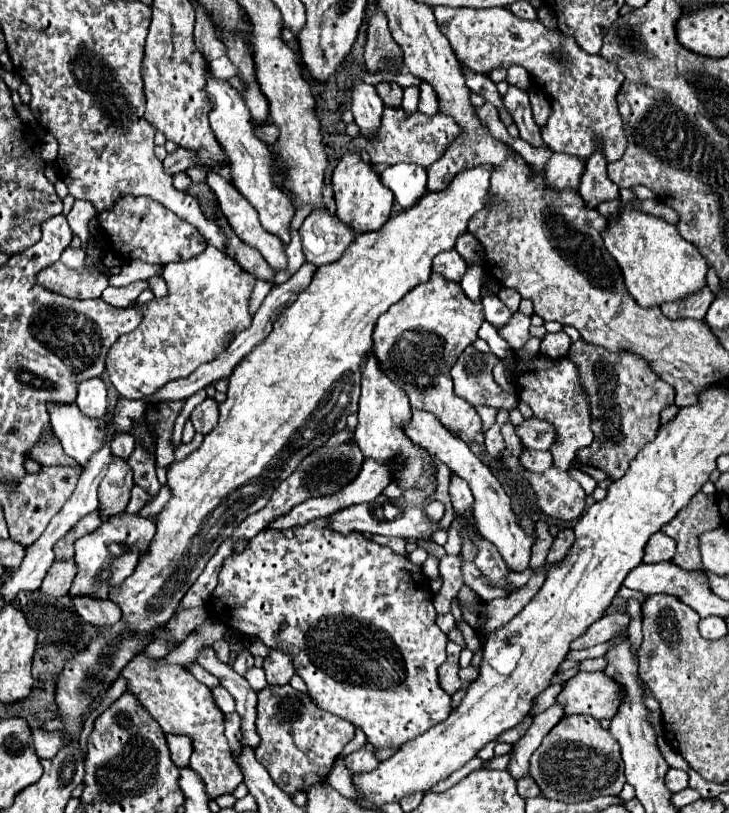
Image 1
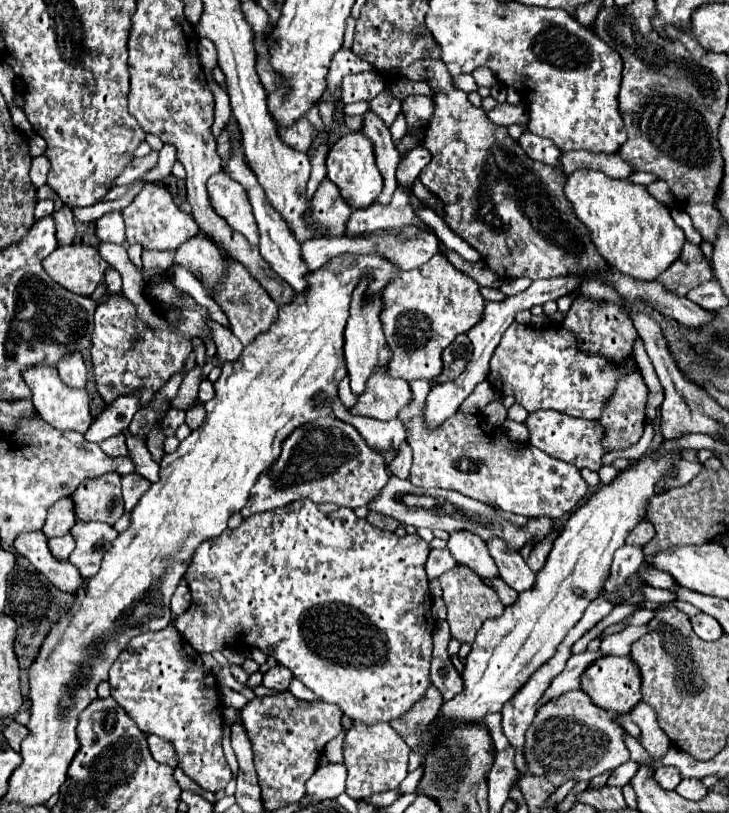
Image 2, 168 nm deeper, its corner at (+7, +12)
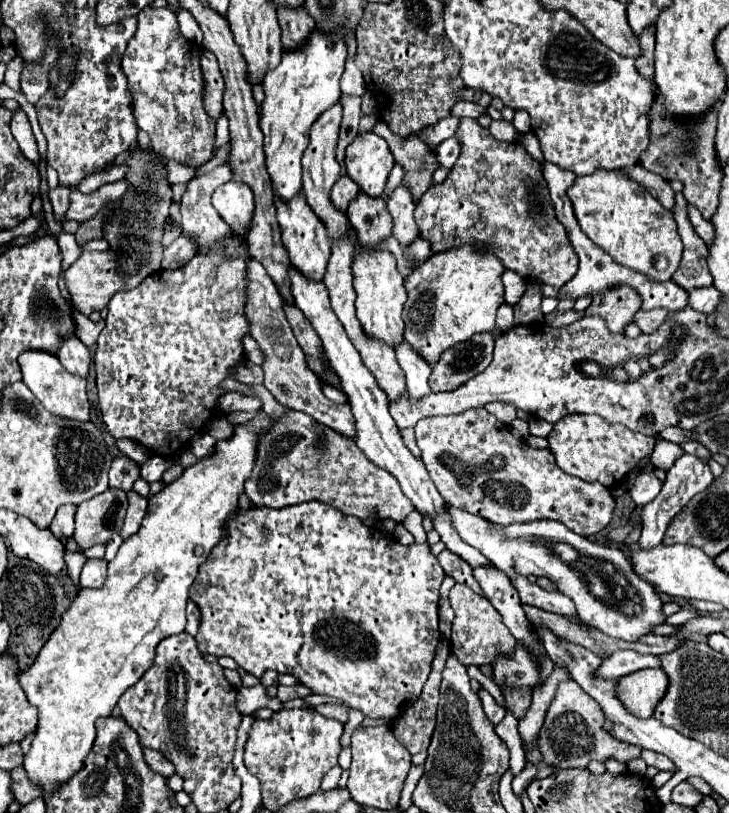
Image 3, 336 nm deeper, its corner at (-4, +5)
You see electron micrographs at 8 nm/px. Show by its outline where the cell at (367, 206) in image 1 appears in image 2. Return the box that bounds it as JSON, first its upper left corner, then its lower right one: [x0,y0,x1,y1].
[326,132,382,208]

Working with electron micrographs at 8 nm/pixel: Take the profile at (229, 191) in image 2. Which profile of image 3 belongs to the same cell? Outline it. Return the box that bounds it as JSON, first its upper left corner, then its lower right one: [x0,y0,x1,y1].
[213,181,255,237]

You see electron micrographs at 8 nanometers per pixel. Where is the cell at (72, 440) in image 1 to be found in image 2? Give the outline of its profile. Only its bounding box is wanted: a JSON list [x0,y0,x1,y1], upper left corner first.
[22,362,92,432]

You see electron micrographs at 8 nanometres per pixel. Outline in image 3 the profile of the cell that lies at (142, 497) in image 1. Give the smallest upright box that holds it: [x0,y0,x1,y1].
[121,489,147,539]

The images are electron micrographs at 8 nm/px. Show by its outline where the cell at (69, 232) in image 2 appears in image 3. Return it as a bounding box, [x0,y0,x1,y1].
[49,187,69,221]

